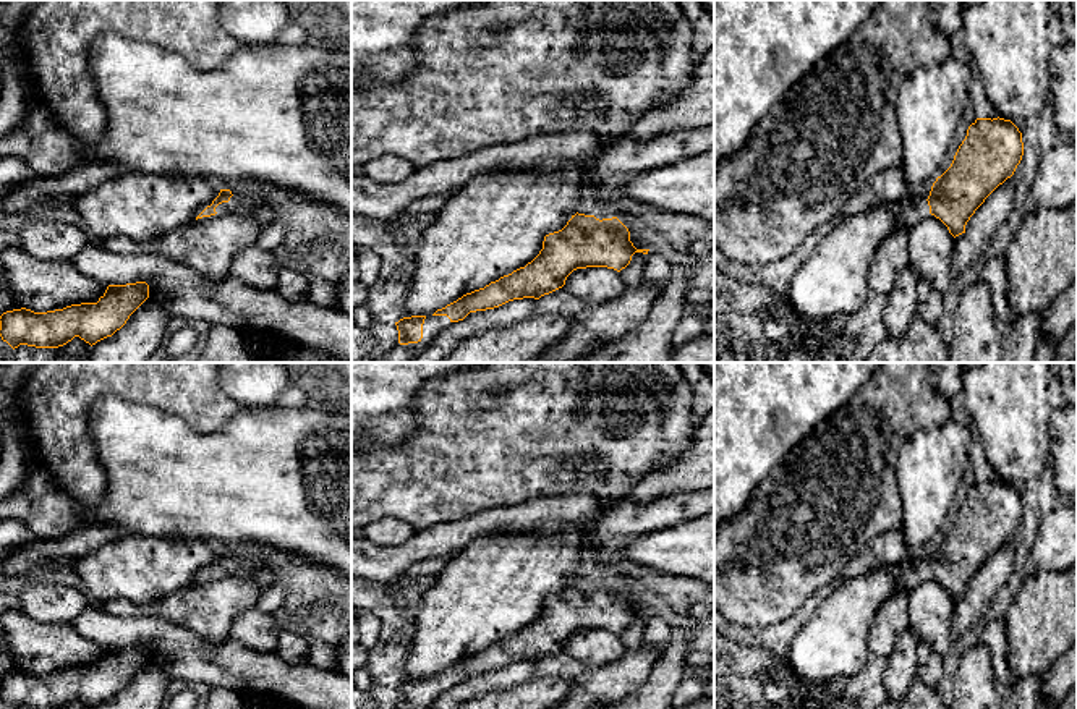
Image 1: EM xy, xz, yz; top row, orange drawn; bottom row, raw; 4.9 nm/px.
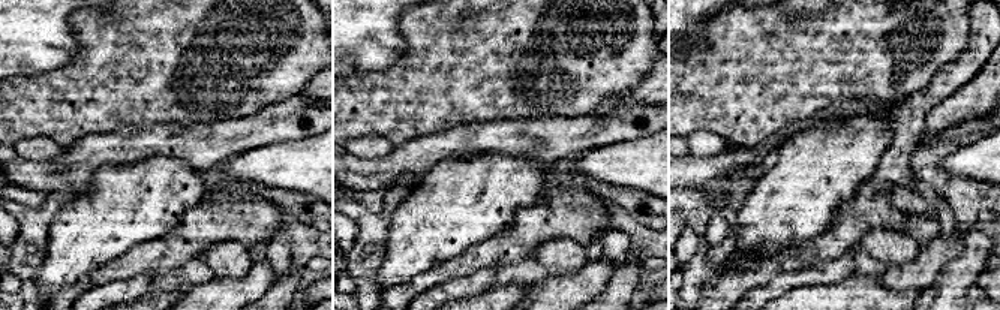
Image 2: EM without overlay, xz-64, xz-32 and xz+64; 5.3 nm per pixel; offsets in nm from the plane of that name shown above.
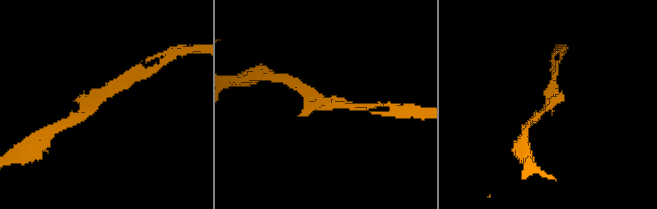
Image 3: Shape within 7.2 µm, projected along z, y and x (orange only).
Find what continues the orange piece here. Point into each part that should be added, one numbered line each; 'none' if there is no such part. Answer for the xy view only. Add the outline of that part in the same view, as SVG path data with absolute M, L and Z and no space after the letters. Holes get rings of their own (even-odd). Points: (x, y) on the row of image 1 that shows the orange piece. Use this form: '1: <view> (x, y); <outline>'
1: xy (235, 204); M232 196L228 202L222 202L215 207L215 212L227 212L227 214L246 214L246 215L253 215L254 214L254 206L243 199L243 197L236 197Z

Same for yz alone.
1: yz (907, 212); M907 197L902 202L896 204L894 214L899 228L910 228L918 223L926 214L930 214L930 206L926 199L913 202L912 197Z

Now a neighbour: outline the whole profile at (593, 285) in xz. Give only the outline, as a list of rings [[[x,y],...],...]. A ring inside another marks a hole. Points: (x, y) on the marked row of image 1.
[[[586,267],[573,270],[564,288],[581,299],[585,306],[607,304],[620,296],[627,285],[620,274],[607,267]]]

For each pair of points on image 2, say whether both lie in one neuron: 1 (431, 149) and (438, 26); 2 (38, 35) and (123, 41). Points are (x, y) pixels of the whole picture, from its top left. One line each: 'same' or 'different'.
1: different
2: different

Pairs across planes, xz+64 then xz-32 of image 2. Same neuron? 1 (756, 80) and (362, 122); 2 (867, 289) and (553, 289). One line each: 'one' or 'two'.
1: one
2: two

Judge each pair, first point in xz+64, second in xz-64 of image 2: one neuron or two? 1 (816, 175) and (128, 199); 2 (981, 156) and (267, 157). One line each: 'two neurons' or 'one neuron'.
1: one neuron
2: one neuron

